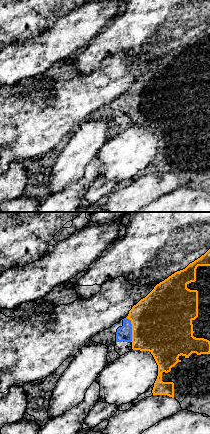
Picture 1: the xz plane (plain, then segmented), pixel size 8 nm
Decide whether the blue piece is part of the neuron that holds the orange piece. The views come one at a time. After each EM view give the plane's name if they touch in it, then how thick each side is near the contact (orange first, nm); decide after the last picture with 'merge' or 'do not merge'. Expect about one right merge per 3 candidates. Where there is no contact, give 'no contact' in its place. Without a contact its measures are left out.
xz | 480/120 nm

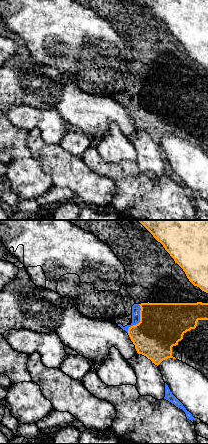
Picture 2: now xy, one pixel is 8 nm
xy | 360/70 nm

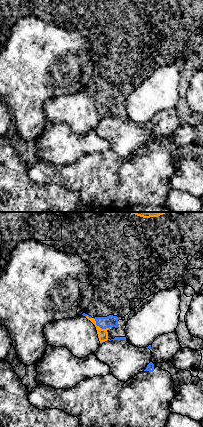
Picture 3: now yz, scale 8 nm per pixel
yz | 80/100 nm

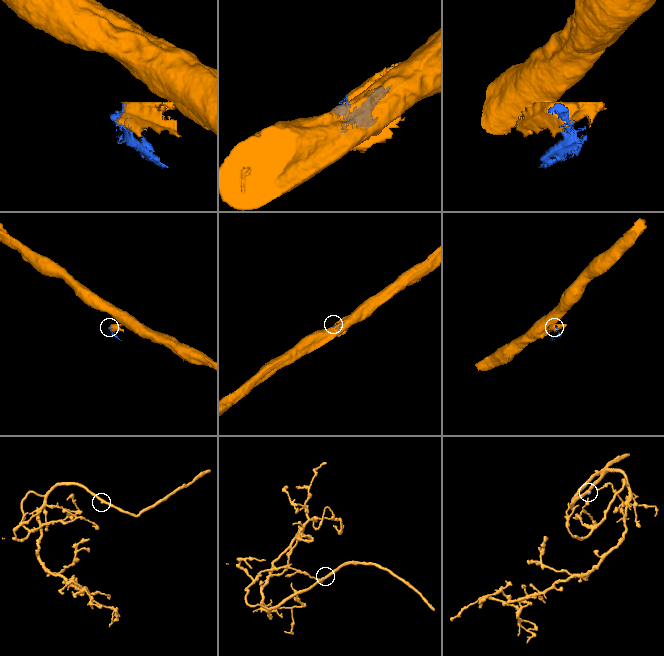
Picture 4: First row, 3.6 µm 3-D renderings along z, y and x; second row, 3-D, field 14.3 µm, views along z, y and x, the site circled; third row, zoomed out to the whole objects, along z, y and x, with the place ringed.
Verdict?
do not merge

